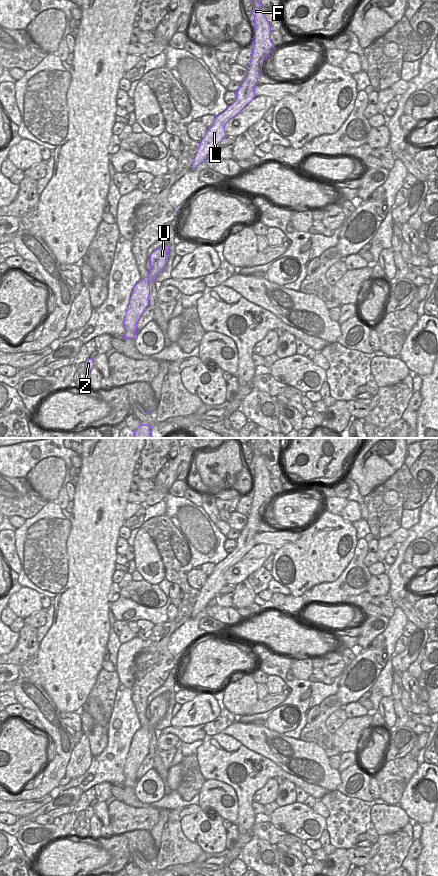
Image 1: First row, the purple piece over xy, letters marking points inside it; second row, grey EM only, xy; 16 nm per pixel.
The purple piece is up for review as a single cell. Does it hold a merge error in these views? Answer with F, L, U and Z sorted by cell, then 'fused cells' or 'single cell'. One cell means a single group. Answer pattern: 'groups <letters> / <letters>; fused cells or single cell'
groups F L U / Z; fused cells

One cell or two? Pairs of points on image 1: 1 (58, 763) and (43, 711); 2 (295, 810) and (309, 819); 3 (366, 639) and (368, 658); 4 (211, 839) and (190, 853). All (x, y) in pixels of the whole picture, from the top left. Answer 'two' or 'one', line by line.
1: one
2: one
3: two
4: two

